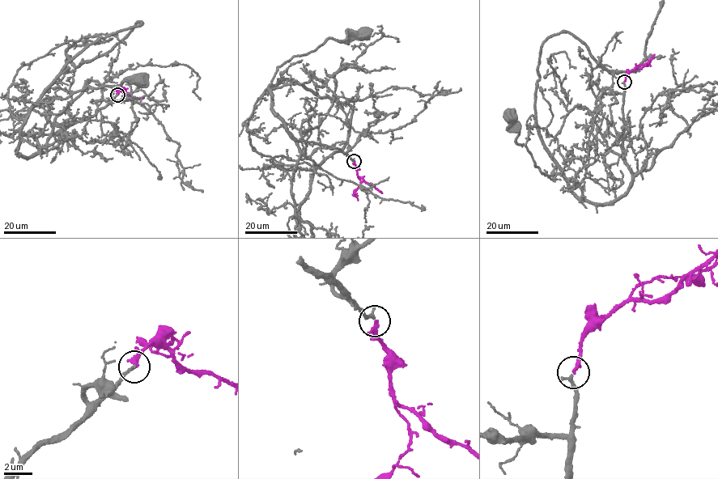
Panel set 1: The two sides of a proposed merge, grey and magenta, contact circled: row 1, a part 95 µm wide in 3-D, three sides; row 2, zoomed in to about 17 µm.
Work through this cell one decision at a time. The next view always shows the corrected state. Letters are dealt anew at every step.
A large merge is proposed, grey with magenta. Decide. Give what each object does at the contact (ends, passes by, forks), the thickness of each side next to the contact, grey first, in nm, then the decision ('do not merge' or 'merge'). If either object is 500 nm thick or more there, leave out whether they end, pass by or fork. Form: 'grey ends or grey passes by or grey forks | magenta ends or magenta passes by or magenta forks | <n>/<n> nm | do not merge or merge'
grey ends | magenta ends | 240/280 nm | merge

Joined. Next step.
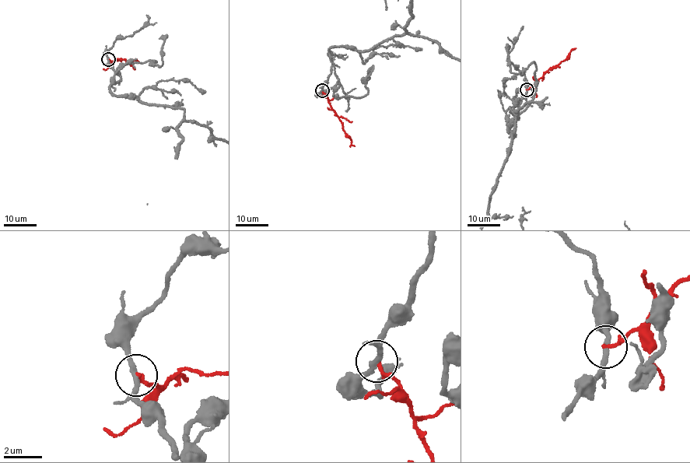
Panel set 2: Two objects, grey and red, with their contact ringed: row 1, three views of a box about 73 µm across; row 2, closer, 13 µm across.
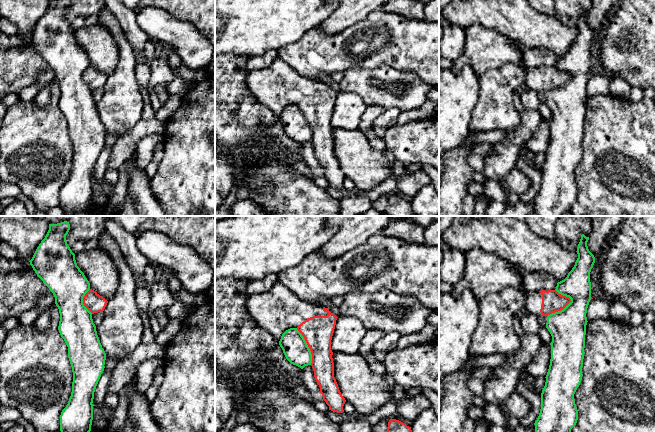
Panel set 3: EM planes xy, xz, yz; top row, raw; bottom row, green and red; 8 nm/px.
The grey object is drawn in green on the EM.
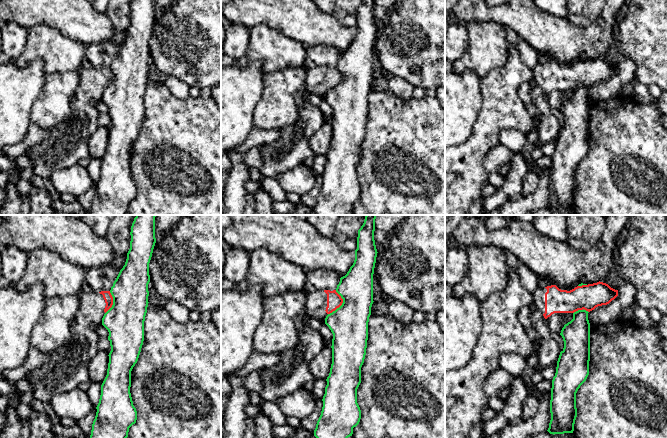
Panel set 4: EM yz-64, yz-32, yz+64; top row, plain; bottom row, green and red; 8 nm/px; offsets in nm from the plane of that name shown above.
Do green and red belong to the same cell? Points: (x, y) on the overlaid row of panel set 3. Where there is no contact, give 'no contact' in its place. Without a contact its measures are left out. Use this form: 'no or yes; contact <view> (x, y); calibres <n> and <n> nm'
no; contact yz (559, 311); calibres 300 and 170 nm

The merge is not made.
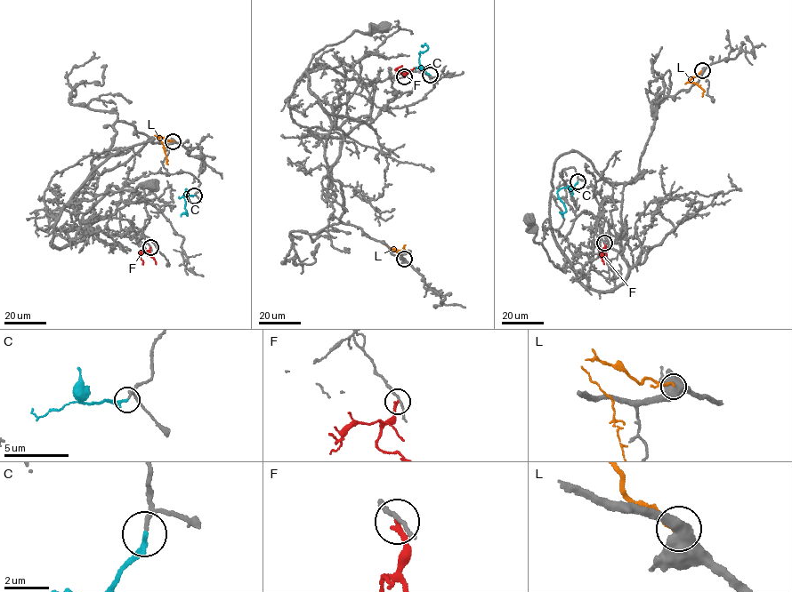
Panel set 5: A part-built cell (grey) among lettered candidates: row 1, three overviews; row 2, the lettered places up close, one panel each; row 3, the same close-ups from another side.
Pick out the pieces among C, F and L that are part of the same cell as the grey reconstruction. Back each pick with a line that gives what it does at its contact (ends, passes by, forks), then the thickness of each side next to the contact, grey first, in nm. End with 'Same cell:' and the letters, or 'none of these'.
C: it ends; calibres 150 and 240 nm
Same cell: C

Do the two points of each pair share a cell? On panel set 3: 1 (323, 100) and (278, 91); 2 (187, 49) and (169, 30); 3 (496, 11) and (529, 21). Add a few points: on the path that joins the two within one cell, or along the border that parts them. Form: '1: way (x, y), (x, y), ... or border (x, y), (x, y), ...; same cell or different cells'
1: way (312, 96), (303, 91), (289, 91); same cell
2: way (183, 44), (174, 35); same cell
3: way (504, 11), (516, 20), (521, 21); same cell

